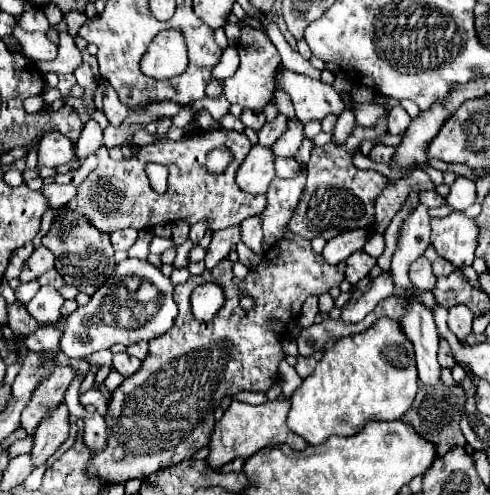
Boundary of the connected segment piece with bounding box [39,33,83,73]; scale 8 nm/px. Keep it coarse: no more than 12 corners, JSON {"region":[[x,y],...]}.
{"region":[[59,33],[59,55],[43,73],[73,73],[81,53],[69,33]]}

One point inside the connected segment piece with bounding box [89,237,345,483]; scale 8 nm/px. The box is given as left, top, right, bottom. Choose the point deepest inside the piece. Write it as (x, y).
(161, 415)

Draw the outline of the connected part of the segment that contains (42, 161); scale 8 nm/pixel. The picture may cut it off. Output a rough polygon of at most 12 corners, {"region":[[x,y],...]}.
{"region":[[59,131],[39,141],[39,165],[57,167],[73,157],[73,143]]}

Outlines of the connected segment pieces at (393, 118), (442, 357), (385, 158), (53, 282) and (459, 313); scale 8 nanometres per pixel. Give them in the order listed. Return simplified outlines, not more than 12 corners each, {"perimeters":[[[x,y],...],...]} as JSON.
{"perimeters":[[[401,105],[389,109],[389,133],[403,135],[411,117]],[[439,339],[439,363],[441,367],[453,367],[449,343]],[[377,143],[369,159],[391,163],[395,147]],[[55,269],[43,273],[39,285],[61,289],[65,285]],[[467,305],[449,309],[449,329],[465,341],[473,313]]]}

